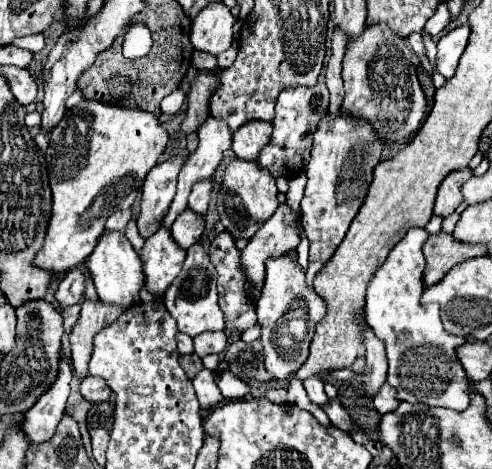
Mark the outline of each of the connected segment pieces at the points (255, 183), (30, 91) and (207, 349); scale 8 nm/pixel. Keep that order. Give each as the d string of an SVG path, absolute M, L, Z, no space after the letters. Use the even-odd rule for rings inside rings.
M233 159L223 171L219 187L221 191L217 193L217 211L223 227L235 239L243 239L243 237L251 239L251 235L255 235L255 231L263 225L263 221L267 221L275 213L279 205L275 179L273 175L269 175L269 171L263 171L263 167L257 167L257 161Z
M3 67L3 75L9 79L11 93L21 105L29 105L37 99L37 83L29 69L21 67Z
M211 331L211 333L203 333L203 335L193 337L193 343L195 343L195 353L199 357L205 357L209 353L221 355L227 347L227 337L223 331Z

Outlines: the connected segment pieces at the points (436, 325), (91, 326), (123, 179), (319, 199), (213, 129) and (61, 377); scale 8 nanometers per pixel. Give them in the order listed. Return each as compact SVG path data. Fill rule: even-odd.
M417 227L407 231L407 235L393 247L369 283L365 317L375 335L385 341L389 359L387 383L397 389L397 399L463 411L469 405L469 381L455 357L455 347L459 347L463 339L449 335L443 329L437 303L427 305L427 309L419 303L425 269L421 247L427 239L429 231Z
M87 299L83 301L79 321L75 323L71 333L71 359L79 381L83 381L89 375L87 363L91 361L91 347L93 347L95 335L103 327L115 323L119 315L121 315L121 309L115 305L103 305L101 301L91 303Z
M83 99L77 107L69 109L51 131L49 149L45 153L53 209L45 245L37 253L35 265L63 275L83 263L103 235L107 217L133 205L147 171L157 163L167 143L167 129L159 117L149 111L95 99Z
M327 115L319 123L319 129L315 131L311 161L305 165L307 187L301 199L301 223L309 239L311 263L319 261L325 265L341 245L367 195L369 183L373 179L373 169L381 157L383 145L367 123L355 123L355 119L347 115L339 115L337 119ZM339 197L353 197L353 201L339 201Z
M209 117L199 127L197 135L199 135L199 147L195 153L191 153L183 171L179 173L177 195L175 195L169 211L159 221L159 227L171 229L175 219L187 209L187 197L189 197L193 185L211 177L223 159L223 151L227 151L231 147L231 131L227 129L225 123L221 123L213 117Z
M61 351L59 375L57 375L55 383L51 383L51 387L37 399L35 407L31 407L25 413L23 429L29 435L31 443L41 443L41 441L53 437L53 433L65 413L71 377L73 377L73 369L69 365L69 357Z

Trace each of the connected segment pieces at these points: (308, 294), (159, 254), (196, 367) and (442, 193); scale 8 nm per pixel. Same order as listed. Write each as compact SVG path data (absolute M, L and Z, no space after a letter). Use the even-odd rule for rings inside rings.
M287 255L269 259L261 297L257 299L257 323L261 325L261 343L267 373L271 373L277 381L281 381L291 377L291 373L299 371L299 367L309 357L309 343L323 315L325 315L325 301L315 291L307 289L301 265ZM297 301L303 303L301 309L295 305Z
M159 229L157 233L153 233L141 249L143 271L147 277L145 289L157 299L161 299L167 287L179 275L183 267L183 259L185 259L185 251L175 245L167 229Z
M191 353L191 355L181 355L181 367L185 369L187 377L193 379L203 369L203 363L195 353Z
M465 167L465 169L453 171L451 175L447 175L443 179L443 183L439 185L439 191L437 191L437 199L435 199L435 209L433 209L435 215L447 217L461 205L461 201L463 201L461 187L471 177L473 177L473 169Z

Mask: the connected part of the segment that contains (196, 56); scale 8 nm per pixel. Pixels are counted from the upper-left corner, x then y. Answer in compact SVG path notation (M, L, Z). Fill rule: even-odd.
M196 50L193 52L190 64L199 70L210 70L218 66L217 57L215 57L215 55Z

